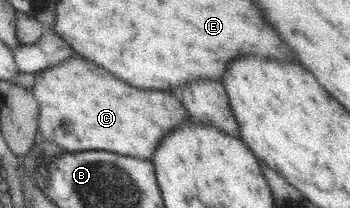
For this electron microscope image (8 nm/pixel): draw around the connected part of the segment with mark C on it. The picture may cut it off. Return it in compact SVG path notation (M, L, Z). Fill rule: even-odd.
M80 56L35 74L30 89L39 106L38 135L66 152L97 150L151 160L160 139L191 118L174 92L134 88Z

